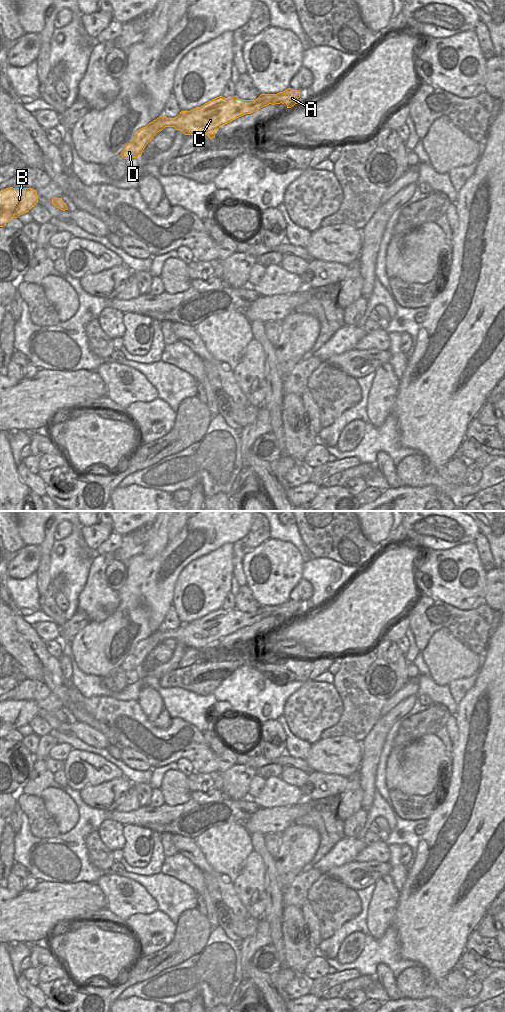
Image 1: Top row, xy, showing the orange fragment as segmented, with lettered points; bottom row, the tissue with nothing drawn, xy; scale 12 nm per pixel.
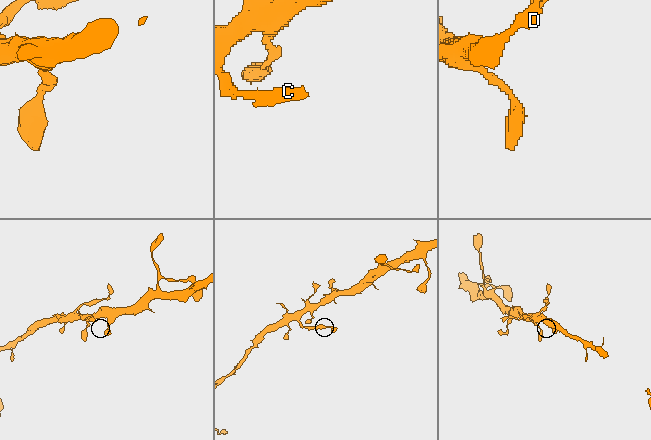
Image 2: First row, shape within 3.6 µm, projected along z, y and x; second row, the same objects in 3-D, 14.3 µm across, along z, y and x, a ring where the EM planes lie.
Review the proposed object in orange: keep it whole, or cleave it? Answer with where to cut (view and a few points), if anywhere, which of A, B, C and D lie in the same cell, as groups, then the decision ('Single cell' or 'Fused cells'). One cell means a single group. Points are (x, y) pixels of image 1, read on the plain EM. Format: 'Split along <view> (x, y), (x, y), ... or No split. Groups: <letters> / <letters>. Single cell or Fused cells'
Split along xy (159, 629), (166, 638). Groups: A C / B D. Fused cells.

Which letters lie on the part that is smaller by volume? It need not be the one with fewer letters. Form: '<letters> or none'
A, C

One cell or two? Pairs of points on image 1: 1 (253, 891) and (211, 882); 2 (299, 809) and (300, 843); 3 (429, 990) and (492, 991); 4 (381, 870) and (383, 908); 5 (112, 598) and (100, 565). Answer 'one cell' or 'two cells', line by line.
1: two cells
2: two cells
3: one cell
4: two cells
5: one cell

